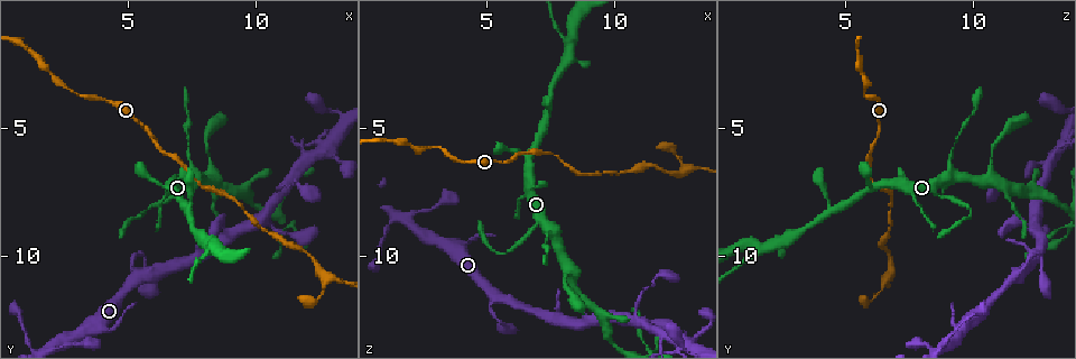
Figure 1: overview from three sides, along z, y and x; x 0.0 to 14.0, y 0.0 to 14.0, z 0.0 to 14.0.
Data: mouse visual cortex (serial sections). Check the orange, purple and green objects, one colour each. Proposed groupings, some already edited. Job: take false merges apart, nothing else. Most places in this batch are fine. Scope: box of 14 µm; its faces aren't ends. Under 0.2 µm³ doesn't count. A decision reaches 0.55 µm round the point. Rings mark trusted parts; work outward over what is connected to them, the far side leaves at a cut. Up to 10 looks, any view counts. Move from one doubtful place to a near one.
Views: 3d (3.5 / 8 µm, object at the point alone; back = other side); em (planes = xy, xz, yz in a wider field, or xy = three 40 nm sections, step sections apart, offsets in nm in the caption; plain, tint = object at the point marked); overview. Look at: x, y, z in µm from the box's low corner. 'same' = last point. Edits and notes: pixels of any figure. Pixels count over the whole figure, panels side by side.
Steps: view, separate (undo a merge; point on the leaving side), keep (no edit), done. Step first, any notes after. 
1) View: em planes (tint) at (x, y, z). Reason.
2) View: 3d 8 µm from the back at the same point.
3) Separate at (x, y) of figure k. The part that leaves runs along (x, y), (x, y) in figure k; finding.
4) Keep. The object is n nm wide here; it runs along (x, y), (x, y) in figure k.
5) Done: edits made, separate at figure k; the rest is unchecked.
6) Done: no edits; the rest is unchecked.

View: 3d 3.5 µm at (8.3, 7.1, 10.9). Abrupt turn.

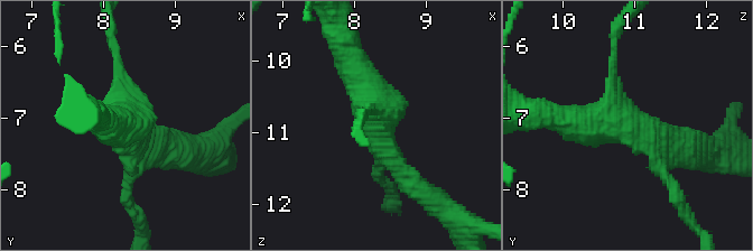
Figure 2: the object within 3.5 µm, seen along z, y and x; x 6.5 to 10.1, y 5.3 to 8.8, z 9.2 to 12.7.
Keep. It runs along (344, 42), (402, 170) in figure 2; continuous, no second cell.

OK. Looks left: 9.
View: em xy step 2 (tint) at (5.3, 9.9, 12.4). Sharp bend.

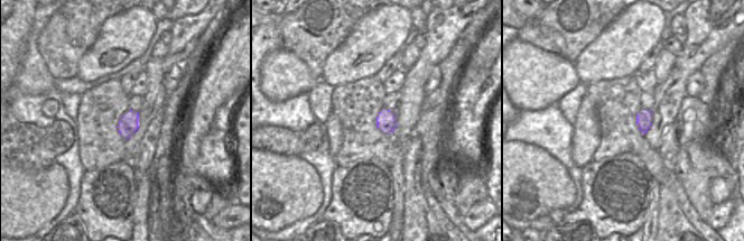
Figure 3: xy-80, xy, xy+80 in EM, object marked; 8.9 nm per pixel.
View: 3d 3.5 µm at the same point. Wider look.

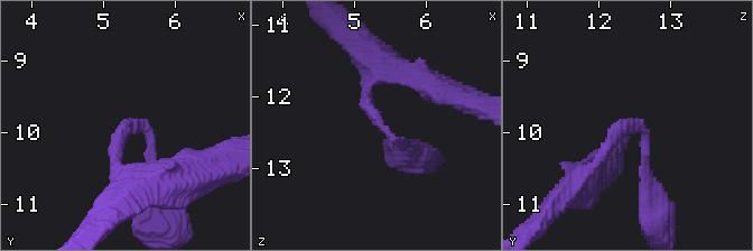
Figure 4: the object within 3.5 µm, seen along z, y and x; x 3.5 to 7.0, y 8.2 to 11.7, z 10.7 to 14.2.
Keep. The arms are 150, 150 nm wide; it runs along (377, 75), (366, 107), (407, 147) in figure 4; one cell here.

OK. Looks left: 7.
View: 3d 3.5 µm at (10.3, 8.5, 12.5). Three arms meet.

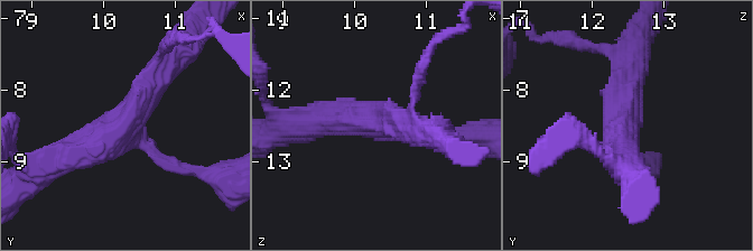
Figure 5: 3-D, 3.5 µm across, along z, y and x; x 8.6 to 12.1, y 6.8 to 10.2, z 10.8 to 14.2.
View: em xy step 3 (tint) at (10.25, 8.45, 12.45). 3 arms meet here; the arms are 150, 400, 400 nm wide; now the EM.

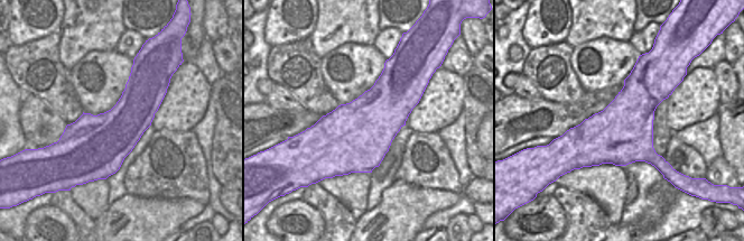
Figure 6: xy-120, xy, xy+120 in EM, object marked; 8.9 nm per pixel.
Keep. It runs along (63, 157), (111, 137), (169, 61) in figure 5; continuous, no second cell.

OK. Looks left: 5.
View: 3d 3.5 µm from the back at (12.8, 6.0, 13.3). Abrupt turn.

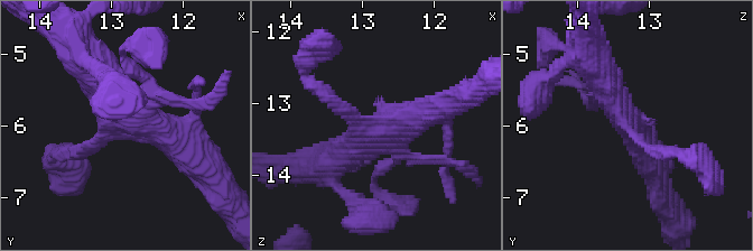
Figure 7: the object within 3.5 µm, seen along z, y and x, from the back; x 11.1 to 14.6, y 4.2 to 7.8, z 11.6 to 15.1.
View: em xy step 1 (tint) at (12.80, 5.90, 13.35). Now the EM.

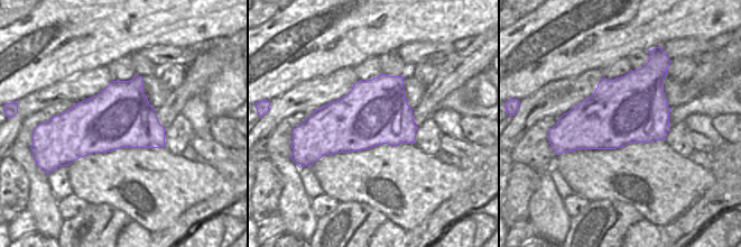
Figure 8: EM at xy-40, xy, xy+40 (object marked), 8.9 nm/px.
View: em xy step 2 (tint) at the same point.

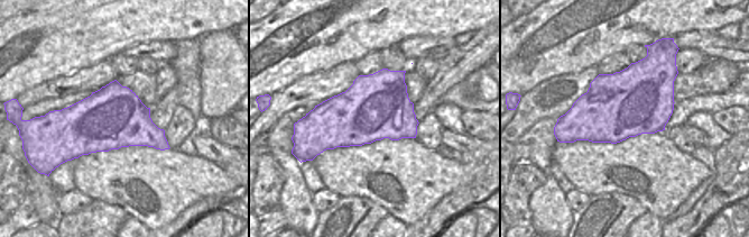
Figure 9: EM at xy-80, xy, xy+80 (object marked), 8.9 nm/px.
Keep. It runs along (431, 108), (363, 128), (322, 91) in figure 7; one cell here.

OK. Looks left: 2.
Done: no edits; the rest is unchecked.

